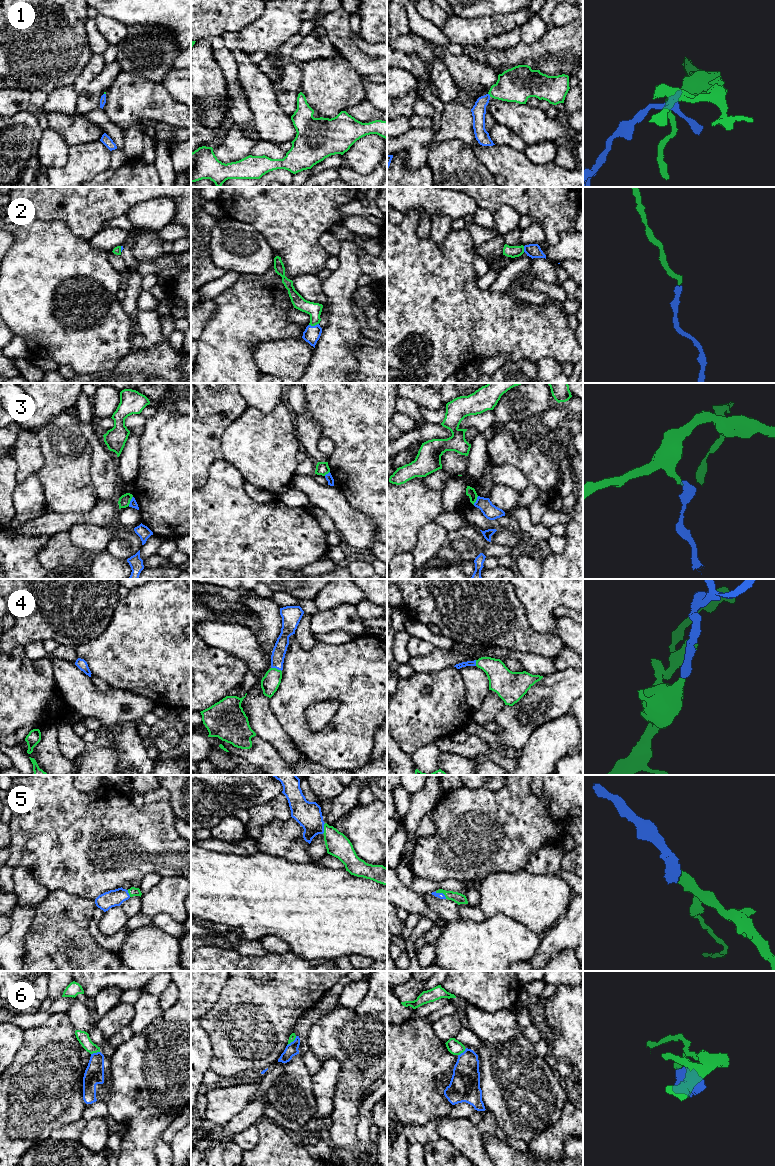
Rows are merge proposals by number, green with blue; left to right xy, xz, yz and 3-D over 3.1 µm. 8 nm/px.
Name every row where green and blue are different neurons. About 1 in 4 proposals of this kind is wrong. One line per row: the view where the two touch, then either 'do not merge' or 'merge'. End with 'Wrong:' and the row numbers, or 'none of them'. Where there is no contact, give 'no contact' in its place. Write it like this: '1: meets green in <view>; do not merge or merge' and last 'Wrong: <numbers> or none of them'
1: meets green in yz; merge
2: meets green in xz; merge
3: meets green in xy; do not merge
4: meets green in xz; merge
5: meets green in yz; merge
6: meets green in yz; do not merge
Wrong: 3, 6

